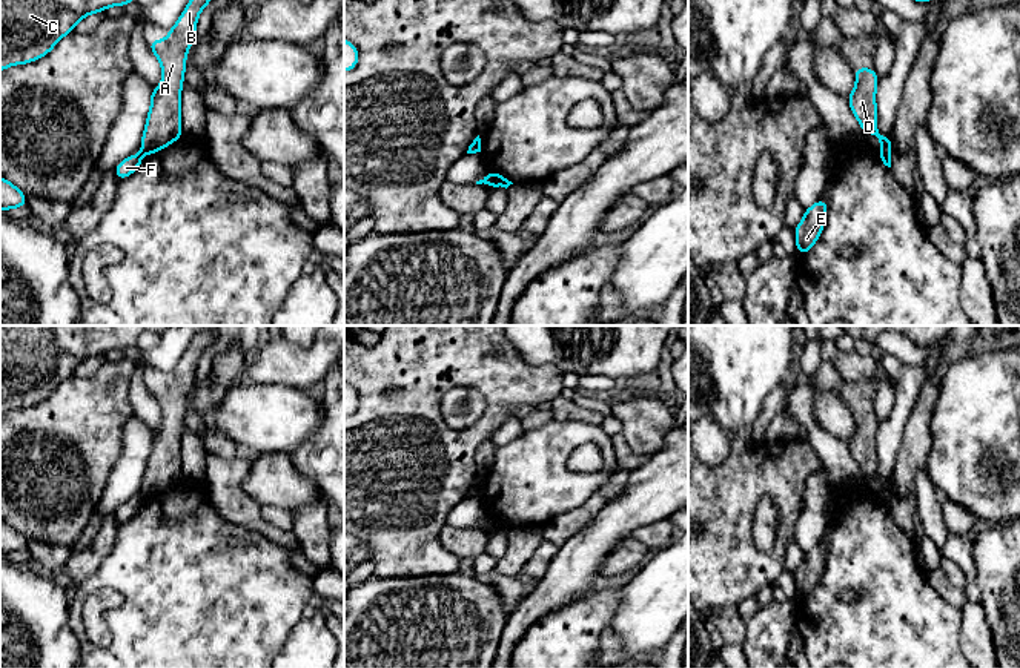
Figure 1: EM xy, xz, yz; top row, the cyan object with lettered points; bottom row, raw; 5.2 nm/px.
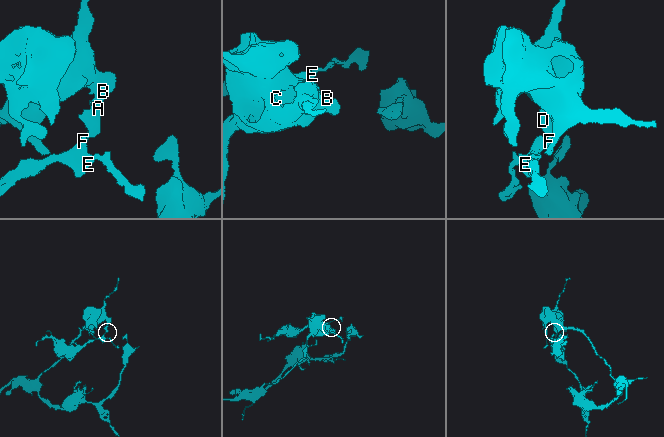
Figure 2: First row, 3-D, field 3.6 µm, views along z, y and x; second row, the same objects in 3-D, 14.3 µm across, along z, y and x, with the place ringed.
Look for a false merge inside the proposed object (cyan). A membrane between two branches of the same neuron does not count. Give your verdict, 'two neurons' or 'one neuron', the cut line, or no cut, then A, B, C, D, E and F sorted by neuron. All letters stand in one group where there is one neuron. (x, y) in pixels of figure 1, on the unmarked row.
two neurons; cut yz (880, 496), (890, 499); groups A B C D / E F

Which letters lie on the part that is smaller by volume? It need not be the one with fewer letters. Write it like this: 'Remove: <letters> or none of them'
Remove: E, F

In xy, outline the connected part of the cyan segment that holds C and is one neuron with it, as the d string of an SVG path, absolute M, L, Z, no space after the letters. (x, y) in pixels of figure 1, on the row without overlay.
M0 326L0 416L48 399L89 358L135 346L143 332L163 335L171 326Z

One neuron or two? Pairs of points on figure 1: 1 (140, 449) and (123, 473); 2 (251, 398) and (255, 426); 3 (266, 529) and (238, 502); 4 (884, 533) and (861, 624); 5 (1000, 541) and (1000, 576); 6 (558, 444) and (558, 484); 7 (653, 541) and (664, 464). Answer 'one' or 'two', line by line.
1: one
2: one
3: one
4: one
5: one
6: one
7: two

